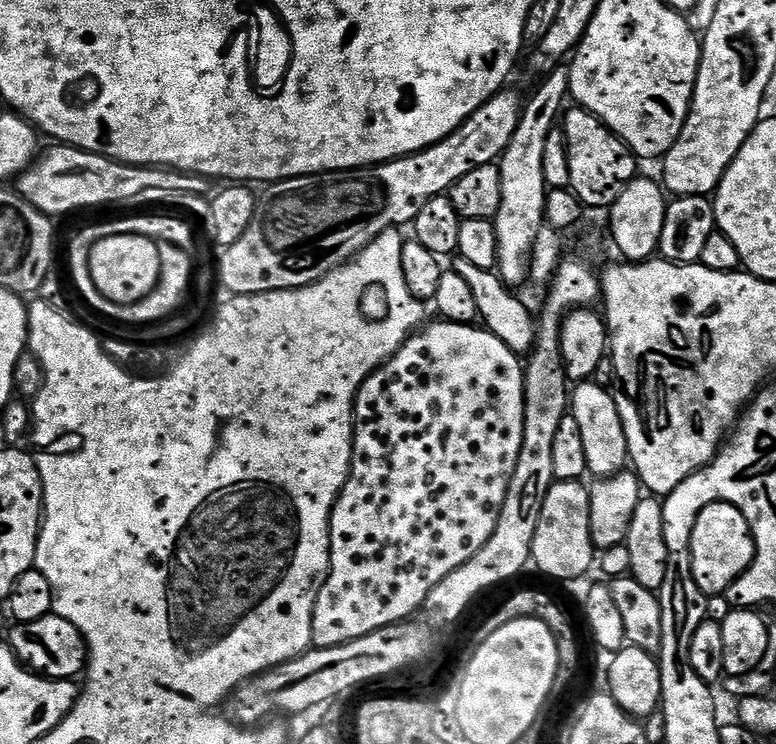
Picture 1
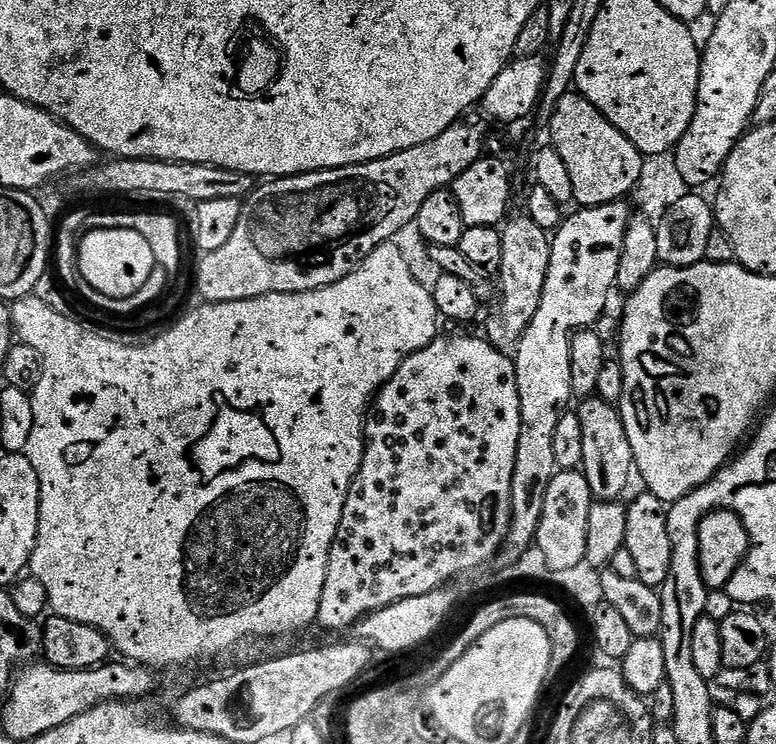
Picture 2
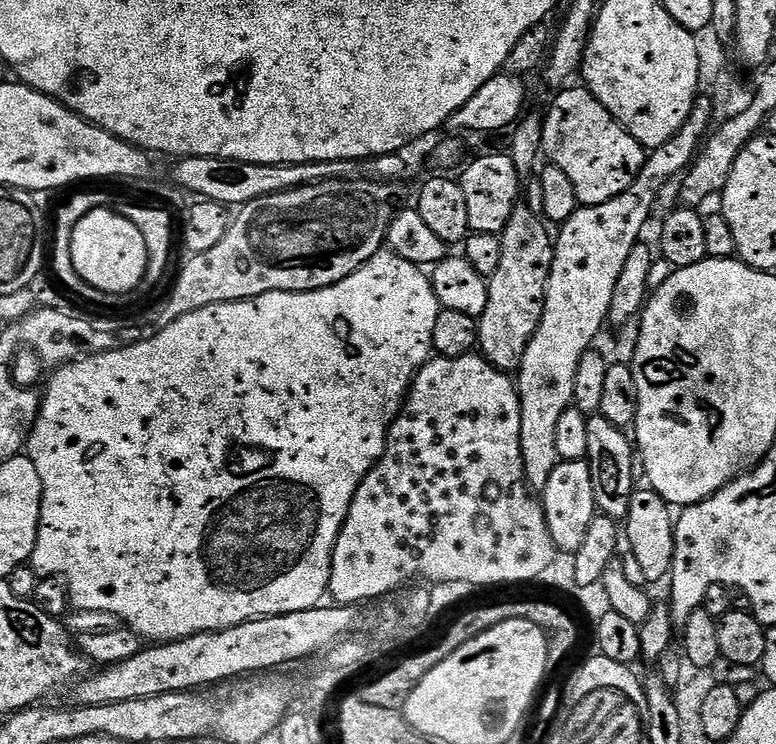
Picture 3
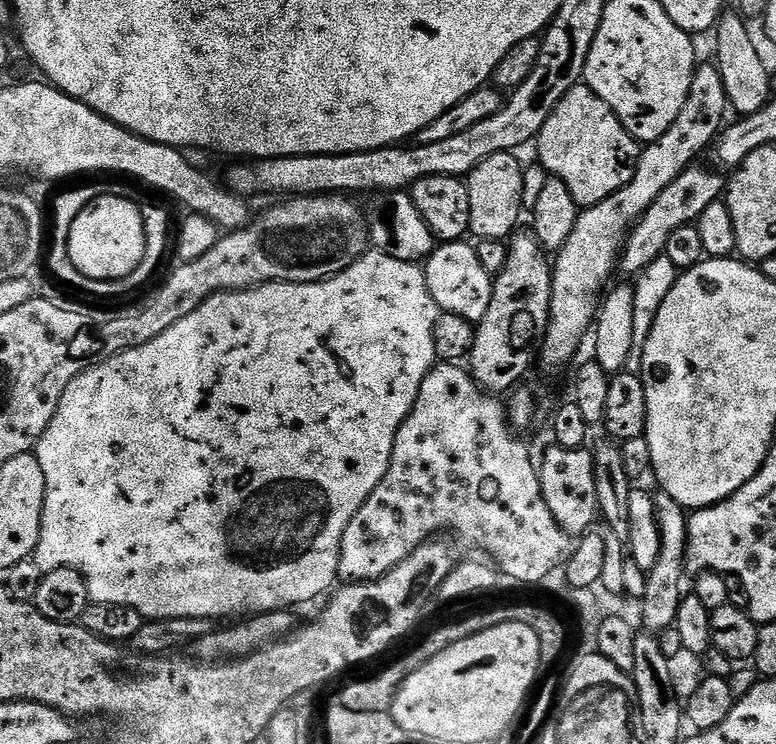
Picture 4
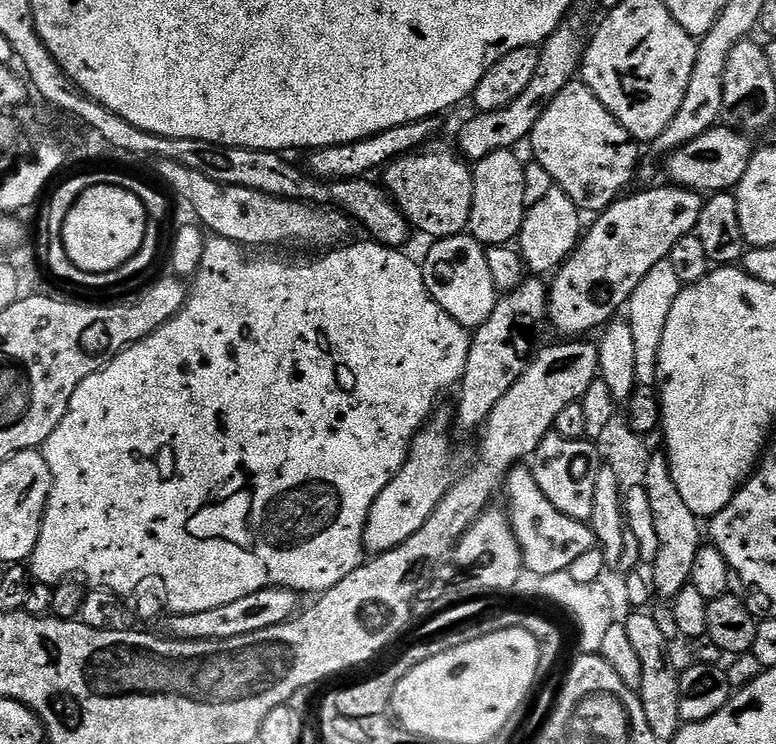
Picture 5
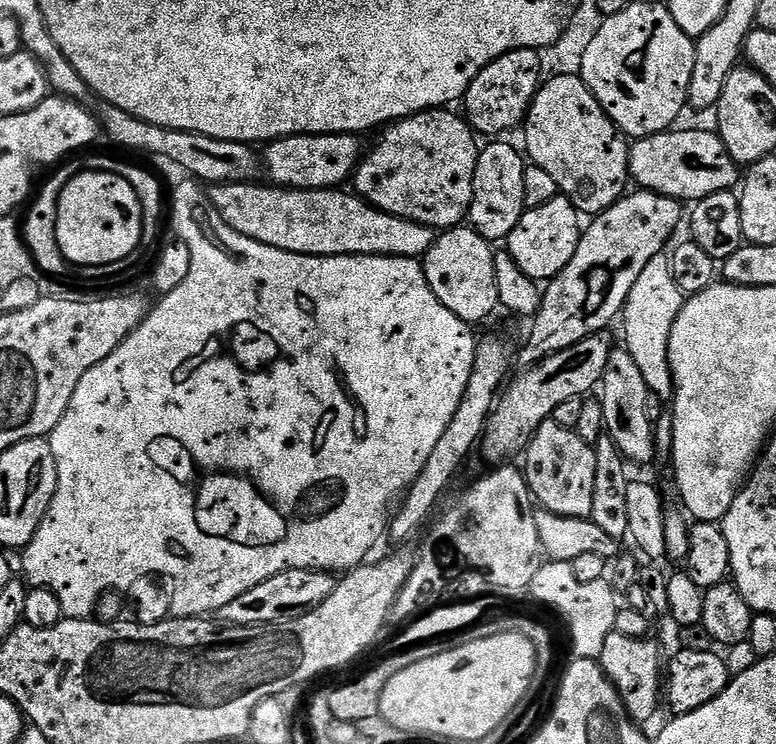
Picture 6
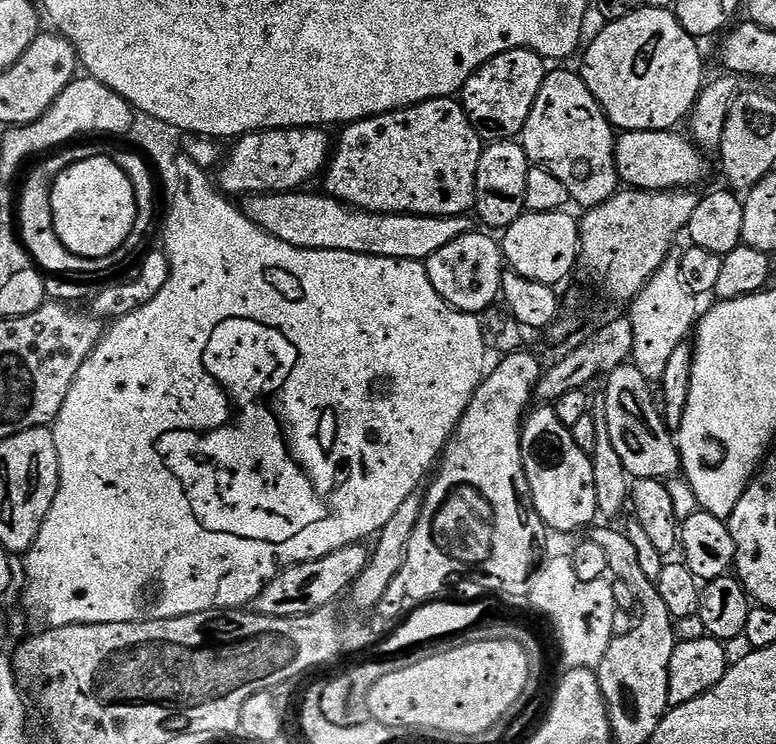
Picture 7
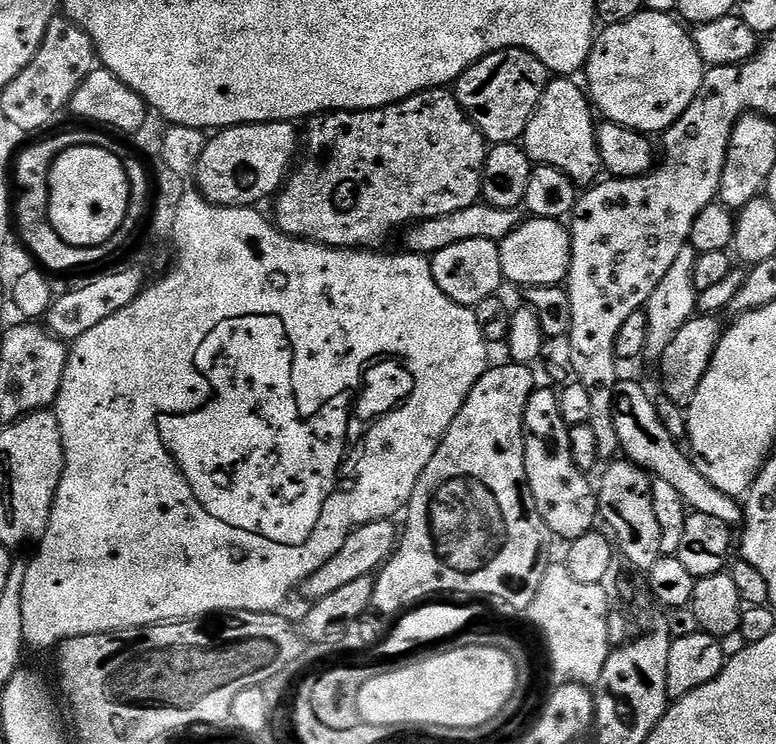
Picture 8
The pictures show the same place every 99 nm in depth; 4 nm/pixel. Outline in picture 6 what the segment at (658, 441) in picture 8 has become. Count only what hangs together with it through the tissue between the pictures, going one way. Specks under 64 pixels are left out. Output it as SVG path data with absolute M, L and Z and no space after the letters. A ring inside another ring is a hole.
M613 347L610 358L606 362L603 388L604 396L599 397L599 402L604 411L604 431L607 439L614 446L618 446L625 461L639 466L646 466L648 463L651 465L655 457L655 434L654 420L647 416L649 390L634 358L630 358L627 348Z

